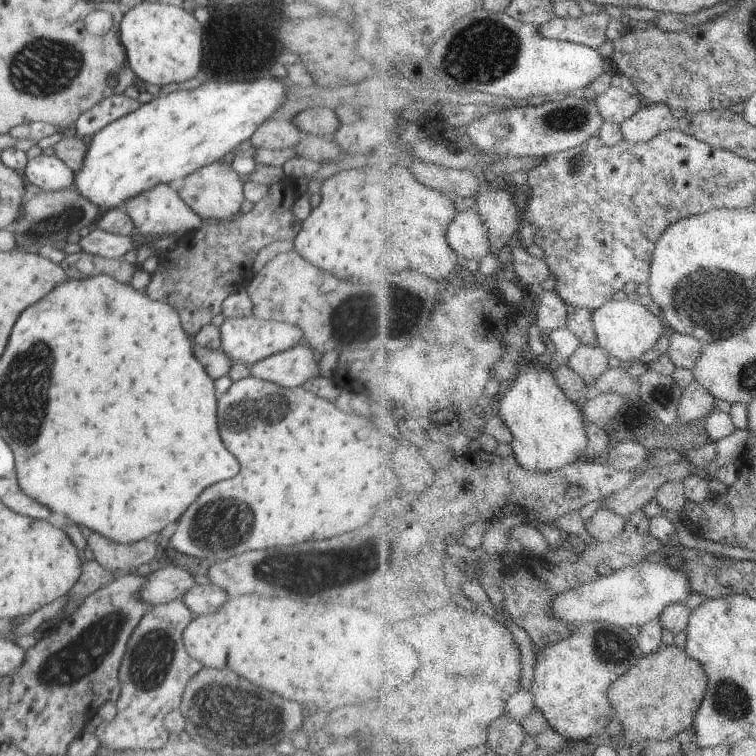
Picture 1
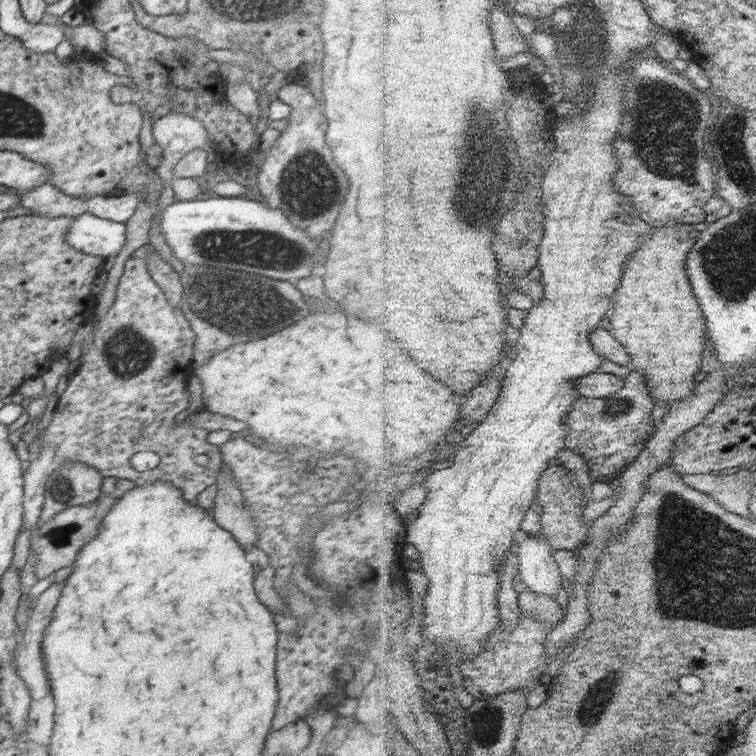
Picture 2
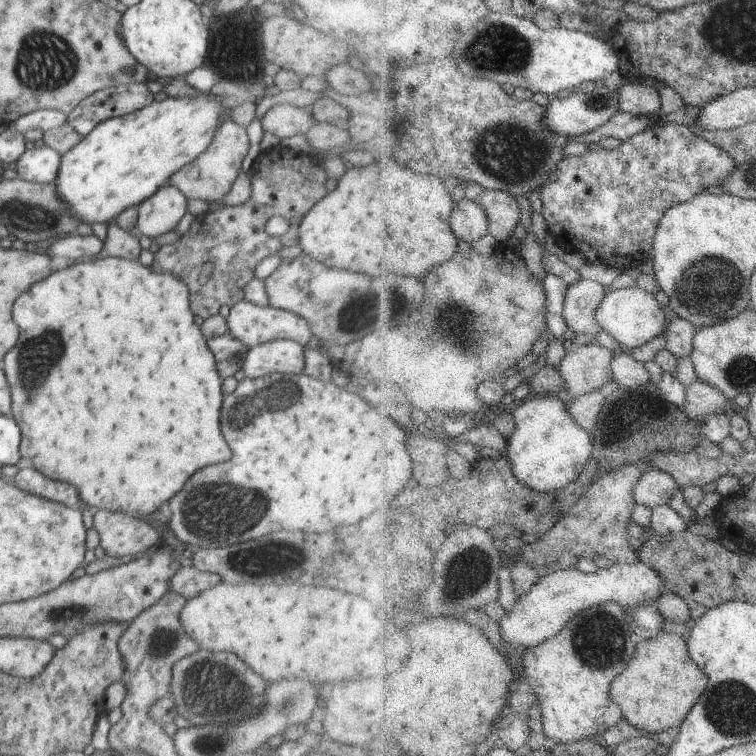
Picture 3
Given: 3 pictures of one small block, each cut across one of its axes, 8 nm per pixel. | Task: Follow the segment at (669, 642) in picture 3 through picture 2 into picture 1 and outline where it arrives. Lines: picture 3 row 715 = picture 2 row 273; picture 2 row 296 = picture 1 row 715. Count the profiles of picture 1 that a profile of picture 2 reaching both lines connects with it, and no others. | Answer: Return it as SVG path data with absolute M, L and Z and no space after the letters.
M670 645L661 648L657 653L645 657L632 670L629 670L620 680L617 680L610 689L610 698L613 701L617 718L622 722L623 733L628 743L644 744L648 740L668 742L686 732L697 722L705 698L709 692L708 673L704 666L694 660L686 650Z

